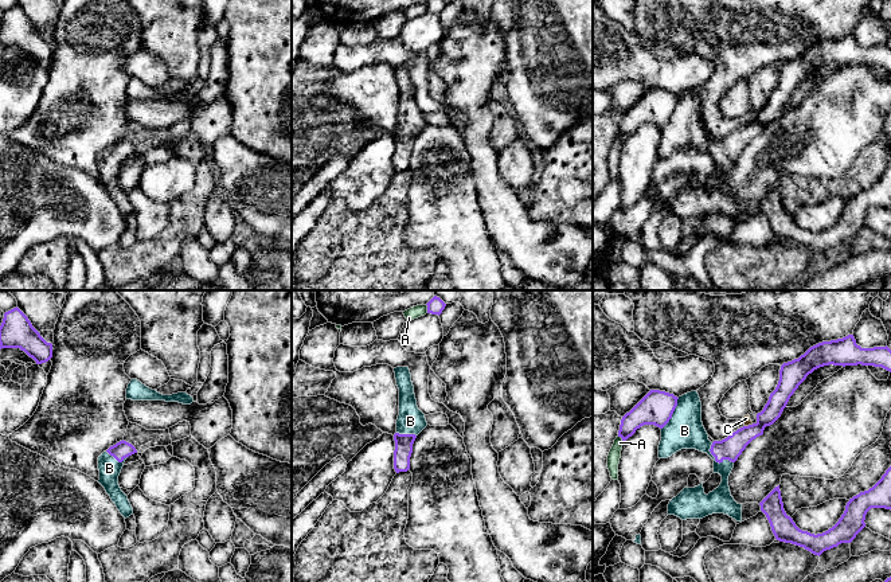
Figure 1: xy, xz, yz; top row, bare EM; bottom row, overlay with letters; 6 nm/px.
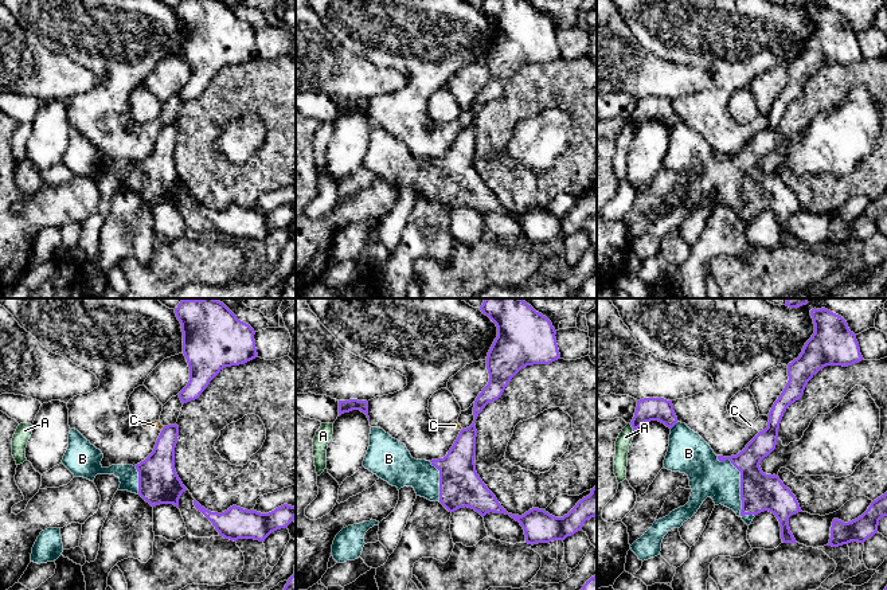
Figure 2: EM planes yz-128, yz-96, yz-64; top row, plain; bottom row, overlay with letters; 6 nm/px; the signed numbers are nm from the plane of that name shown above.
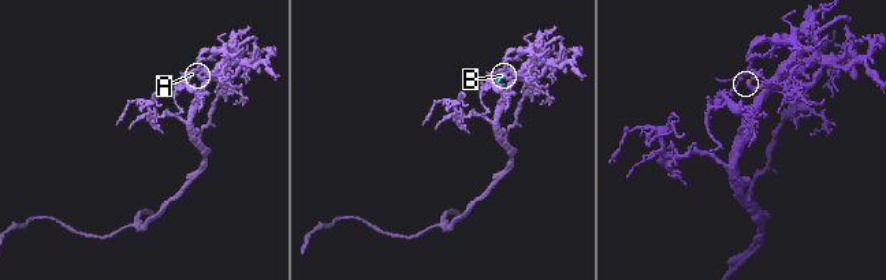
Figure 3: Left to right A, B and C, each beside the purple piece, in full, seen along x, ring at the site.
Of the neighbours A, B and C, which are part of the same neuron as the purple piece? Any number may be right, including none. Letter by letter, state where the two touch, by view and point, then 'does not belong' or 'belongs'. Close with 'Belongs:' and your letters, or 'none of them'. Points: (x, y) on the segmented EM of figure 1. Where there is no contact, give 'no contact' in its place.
A: meets purple in yz at (621, 437); does not belong
B: meets purple in yz at (715, 460); belongs
C: meets purple in yz at (749, 425); does not belong
Belongs: B

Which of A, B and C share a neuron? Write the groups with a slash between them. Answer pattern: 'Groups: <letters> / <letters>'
Groups: A C / B

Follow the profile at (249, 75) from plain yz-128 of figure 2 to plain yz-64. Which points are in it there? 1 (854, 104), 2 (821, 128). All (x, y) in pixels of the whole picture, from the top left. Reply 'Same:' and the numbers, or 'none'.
Same: none

